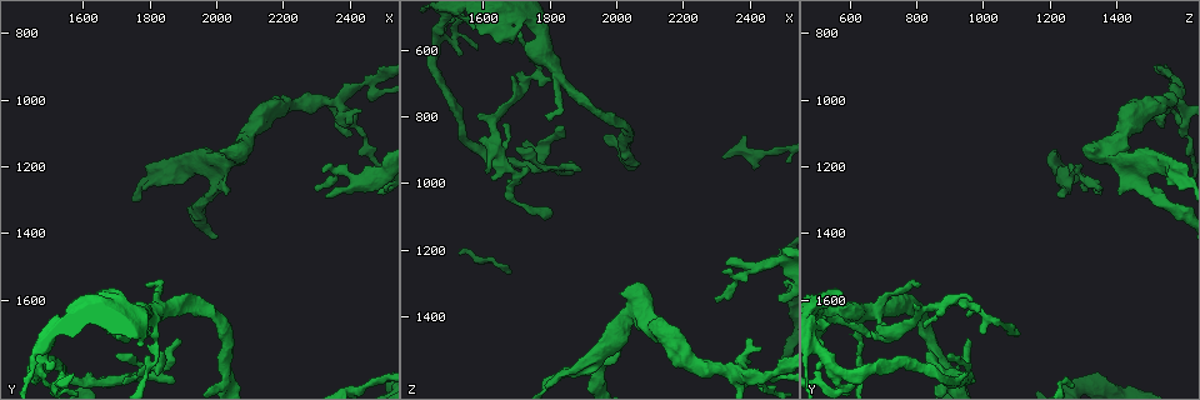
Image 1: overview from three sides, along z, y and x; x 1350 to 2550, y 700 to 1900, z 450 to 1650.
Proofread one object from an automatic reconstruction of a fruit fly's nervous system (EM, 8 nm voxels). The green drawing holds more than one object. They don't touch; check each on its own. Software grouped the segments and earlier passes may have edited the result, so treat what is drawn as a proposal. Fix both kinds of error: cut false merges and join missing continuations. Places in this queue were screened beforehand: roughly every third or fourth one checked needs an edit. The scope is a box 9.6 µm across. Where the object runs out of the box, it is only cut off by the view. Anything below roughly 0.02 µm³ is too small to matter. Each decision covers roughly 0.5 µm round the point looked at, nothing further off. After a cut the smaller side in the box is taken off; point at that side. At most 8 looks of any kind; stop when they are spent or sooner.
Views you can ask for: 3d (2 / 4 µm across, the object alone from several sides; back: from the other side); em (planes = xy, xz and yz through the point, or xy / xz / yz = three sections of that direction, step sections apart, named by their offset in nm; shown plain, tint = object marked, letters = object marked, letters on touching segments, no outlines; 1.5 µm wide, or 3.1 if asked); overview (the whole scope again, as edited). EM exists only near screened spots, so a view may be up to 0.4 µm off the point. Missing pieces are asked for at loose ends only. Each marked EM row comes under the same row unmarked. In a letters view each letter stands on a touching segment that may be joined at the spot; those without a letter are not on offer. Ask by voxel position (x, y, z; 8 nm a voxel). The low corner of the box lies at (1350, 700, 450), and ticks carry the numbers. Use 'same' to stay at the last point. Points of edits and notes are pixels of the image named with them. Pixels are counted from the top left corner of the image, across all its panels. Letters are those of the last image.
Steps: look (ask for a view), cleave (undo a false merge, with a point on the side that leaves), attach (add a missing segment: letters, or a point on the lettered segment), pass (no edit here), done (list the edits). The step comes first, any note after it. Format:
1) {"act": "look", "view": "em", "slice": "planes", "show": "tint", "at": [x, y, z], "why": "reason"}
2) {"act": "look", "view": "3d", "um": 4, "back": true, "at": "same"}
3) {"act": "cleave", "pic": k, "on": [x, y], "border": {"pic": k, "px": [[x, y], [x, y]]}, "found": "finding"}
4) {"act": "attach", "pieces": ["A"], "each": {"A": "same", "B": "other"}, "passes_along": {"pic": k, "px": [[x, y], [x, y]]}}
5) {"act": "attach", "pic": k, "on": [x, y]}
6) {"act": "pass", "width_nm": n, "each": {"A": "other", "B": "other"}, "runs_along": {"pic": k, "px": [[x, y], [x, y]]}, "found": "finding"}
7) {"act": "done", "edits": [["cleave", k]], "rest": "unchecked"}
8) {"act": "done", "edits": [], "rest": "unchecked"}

{"act": "look", "view": "em", "slice": "yz", "step": 8, "show": "tint", "at": [1660, 1680, 830], "why": "branch stops here"}

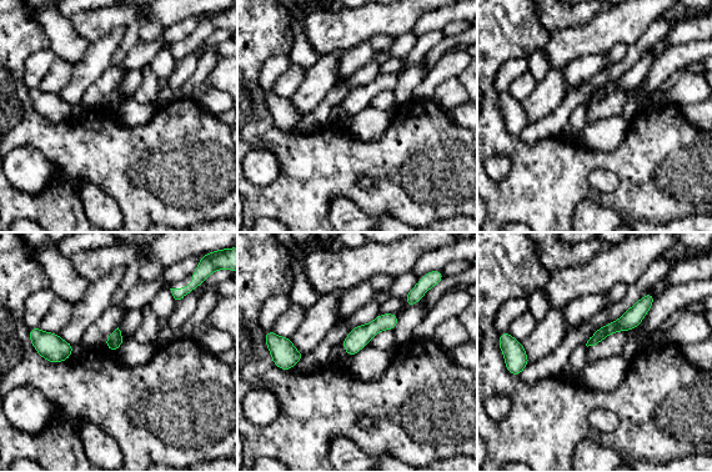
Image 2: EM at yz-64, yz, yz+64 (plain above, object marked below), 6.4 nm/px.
{"act": "look", "view": "em", "slice": "planes", "show": "letters", "at": "same", "why": "another direction"}

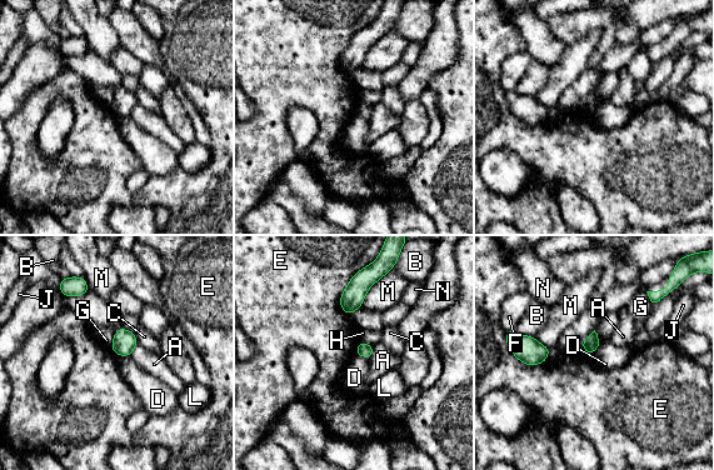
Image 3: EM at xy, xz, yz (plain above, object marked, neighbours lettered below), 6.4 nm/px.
{"act": "pass", "longest_contact_nm": ["E", 320], "each": {"A": "other", "B": "other", "C": "other", "D": "other", "E": "other", "F": "other", "G": "other", "H": "other", "J": "other", "L": "other", "M": "other", "N": "other"}, "border": {"pic": 3, "px": [[360, 269], [340, 294], [349, 316]]}, "found": "none of them fits"}

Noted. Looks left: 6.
{"act": "look", "view": "em", "slice": "yz", "step": 8, "show": "tint", "at": [1770, 1830, 950], "why": "a narrow waist"}

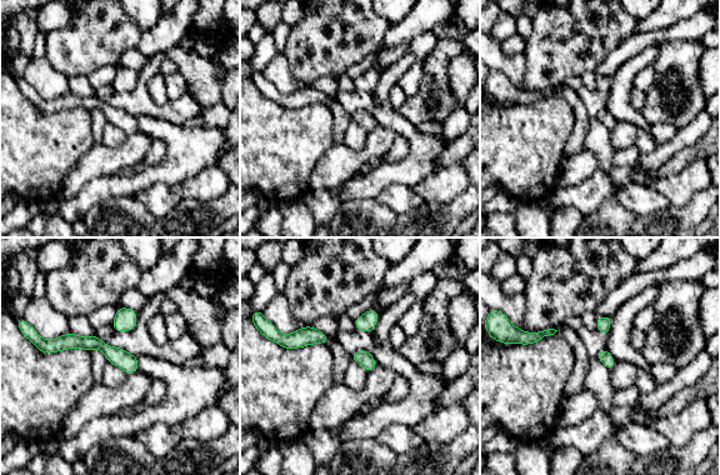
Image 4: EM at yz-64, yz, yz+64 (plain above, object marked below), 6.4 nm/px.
{"act": "look", "view": "em", "slice": "planes", "show": "letters", "at": "same"}

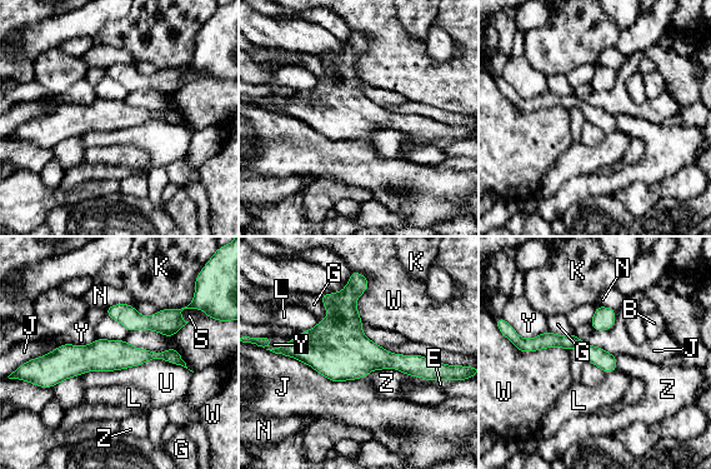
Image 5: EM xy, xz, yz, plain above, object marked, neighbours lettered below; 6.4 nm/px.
{"act": "pass", "each": {"B": "other", "E": "other", "G": "other", "J": "other", "K": "other", "L": "other", "N": "other", "S": "other", "U": "other", "W": "other", "Y": "other", "Z": "other"}, "border": {"pic": 5, "px": [[193, 372], [149, 359], [79, 377]]}, "found": "continuous, no second neuron"}

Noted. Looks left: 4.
{"act": "look", "view": "em", "slice": "xz", "step": 8, "show": "tint", "at": [2490, 1270, 1350]}

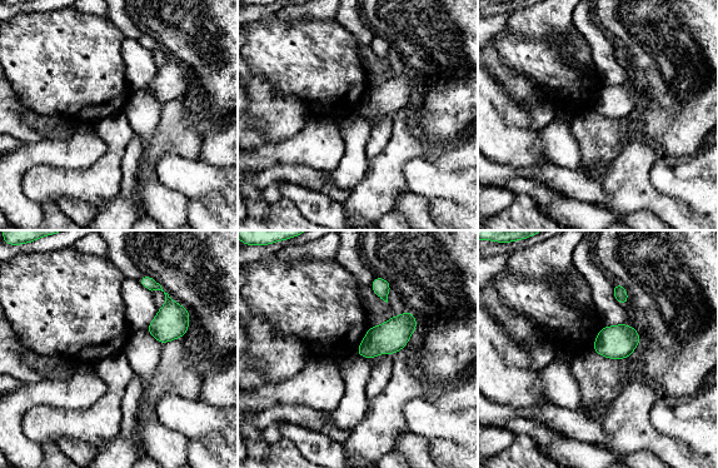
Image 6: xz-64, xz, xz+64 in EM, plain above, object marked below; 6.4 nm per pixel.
{"act": "look", "view": "em", "slice": "planes", "show": "letters", "at": "same", "why": "cut it another way"}

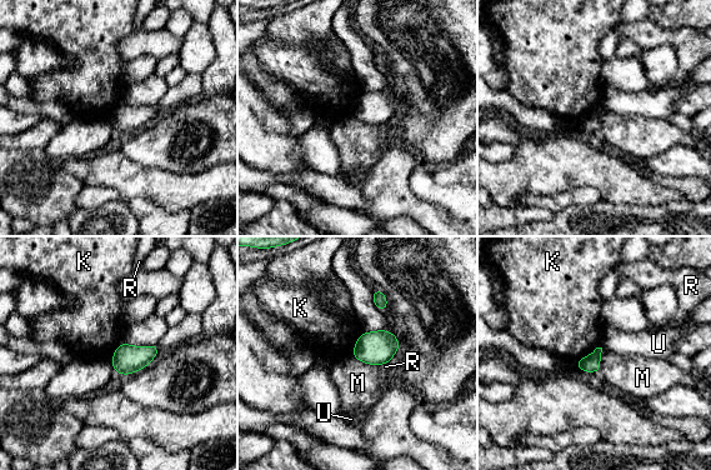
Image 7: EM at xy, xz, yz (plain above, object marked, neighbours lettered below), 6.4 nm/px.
{"act": "pass", "each": {"K": "other", "M": "other", "R": "other", "U": "other"}, "border": {"pic": 7, "px": [[351, 355], [377, 366]]}, "found": "none of them fits"}

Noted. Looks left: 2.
{"act": "done", "edits": [], "rest": "unchecked"}

